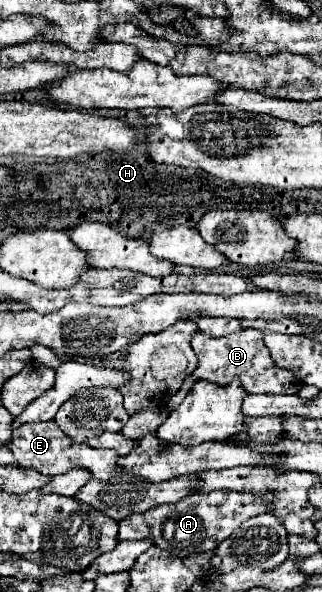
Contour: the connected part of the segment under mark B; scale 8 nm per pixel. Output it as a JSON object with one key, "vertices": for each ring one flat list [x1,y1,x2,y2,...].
{"vertices":[[244,328,238,334,230,334,224,338,212,338,208,334,198,332,192,338,192,348,198,356,198,368,184,378,182,388,178,390,178,394,174,394,168,402,168,408,174,410,182,398,190,392,190,388,194,386,196,380,206,380,206,382,214,382,214,384,230,384,234,378,238,378,242,382,242,388,250,394,288,394,297,395,300,386,294,378,294,374,290,374,288,370,282,370,274,364,274,360,270,358,268,348,262,342,262,332,254,330,254,328]]}

